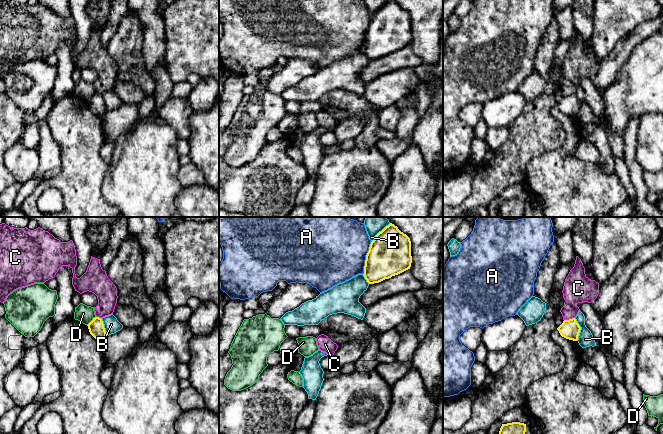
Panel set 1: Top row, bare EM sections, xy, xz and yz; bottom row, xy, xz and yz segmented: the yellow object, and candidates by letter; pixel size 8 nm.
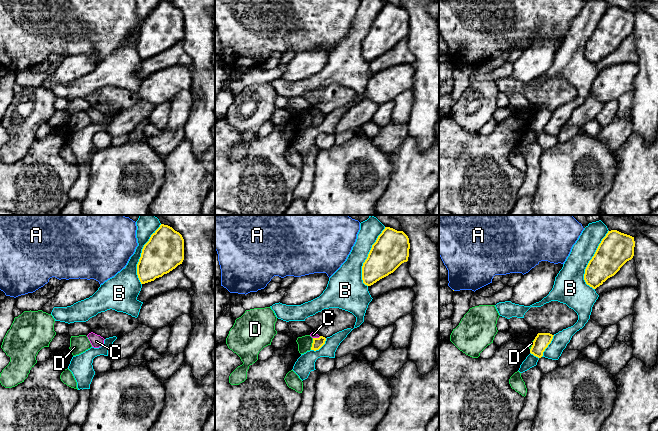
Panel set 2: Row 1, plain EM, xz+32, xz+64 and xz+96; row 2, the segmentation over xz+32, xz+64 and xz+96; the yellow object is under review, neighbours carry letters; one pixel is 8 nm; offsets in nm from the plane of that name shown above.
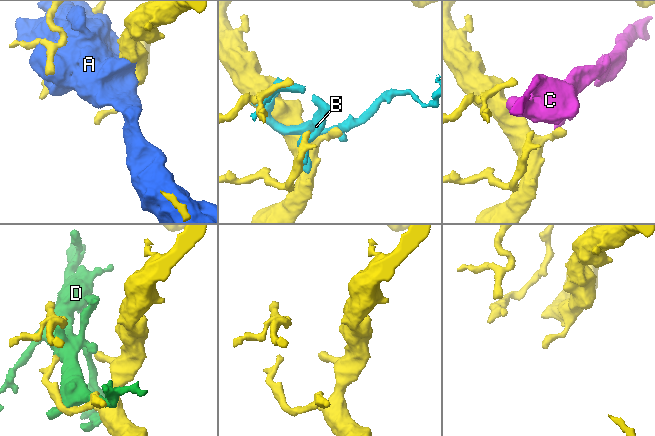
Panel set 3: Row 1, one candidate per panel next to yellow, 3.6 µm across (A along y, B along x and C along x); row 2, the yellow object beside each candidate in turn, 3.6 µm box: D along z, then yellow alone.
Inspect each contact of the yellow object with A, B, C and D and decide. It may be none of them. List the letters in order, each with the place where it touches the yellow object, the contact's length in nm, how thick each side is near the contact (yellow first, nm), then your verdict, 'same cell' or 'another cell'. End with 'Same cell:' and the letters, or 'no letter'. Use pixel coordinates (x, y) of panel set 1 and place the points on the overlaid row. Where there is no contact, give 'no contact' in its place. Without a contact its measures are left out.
A: contact xz (366, 258); length 280 nm; calibres 340 and 480 nm; another cell
B: contact yz (580, 329); length 190 nm; calibres 160 and 130 nm; another cell
C: contact yz (569, 319); length 90 nm; calibres 160 and 220 nm; another cell
D: contact xy (91, 321); length 100 nm; calibres 130 and 140 nm; another cell
Same cell: no letter

